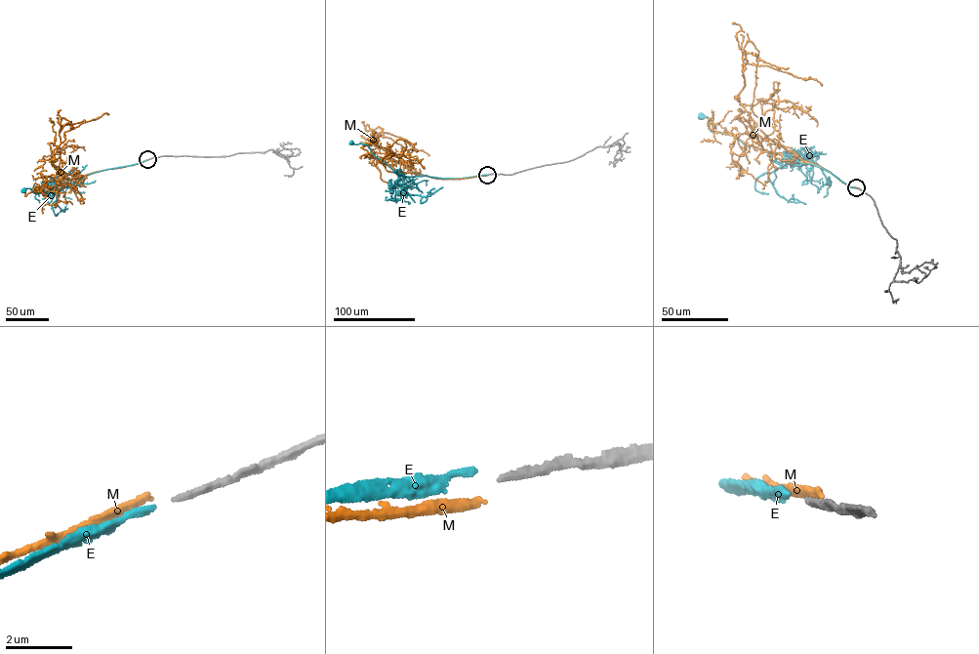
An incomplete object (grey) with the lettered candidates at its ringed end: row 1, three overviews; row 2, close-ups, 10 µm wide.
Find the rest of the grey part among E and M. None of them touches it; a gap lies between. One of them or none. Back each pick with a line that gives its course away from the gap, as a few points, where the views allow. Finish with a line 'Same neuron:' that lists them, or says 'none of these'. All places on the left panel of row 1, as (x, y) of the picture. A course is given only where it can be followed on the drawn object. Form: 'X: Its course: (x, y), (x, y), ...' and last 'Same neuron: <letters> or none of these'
E: Its course: (147, 159), (98, 171), (69, 183), (56, 183), (45, 191), (23, 189)
Same neuron: E

